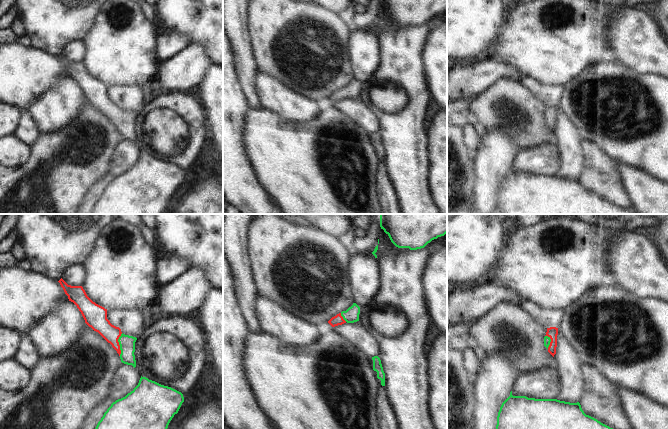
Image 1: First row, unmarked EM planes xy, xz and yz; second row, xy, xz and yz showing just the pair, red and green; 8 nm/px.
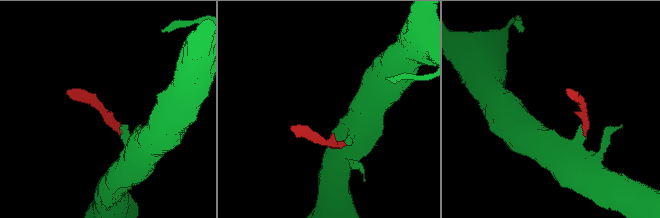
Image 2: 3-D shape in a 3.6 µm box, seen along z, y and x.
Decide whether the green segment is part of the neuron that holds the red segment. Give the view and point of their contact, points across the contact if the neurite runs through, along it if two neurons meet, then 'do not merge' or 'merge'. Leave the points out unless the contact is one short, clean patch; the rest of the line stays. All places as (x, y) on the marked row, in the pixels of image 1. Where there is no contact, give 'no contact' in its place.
meets red in xy at (118, 344); runs through xy (98, 321), (118, 344), (127, 343); merge

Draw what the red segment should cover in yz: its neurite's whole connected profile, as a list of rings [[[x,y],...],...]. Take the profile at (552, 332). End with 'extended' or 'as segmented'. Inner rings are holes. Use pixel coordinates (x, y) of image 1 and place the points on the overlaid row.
[[[550,327],[550,328],[547,328],[547,332],[544,337],[544,346],[548,349],[548,352],[553,357],[556,354],[557,335],[558,335],[558,328]]]; extended

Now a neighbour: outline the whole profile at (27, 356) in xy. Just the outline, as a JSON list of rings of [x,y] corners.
[[[28,336],[22,337],[13,359],[30,371],[38,363],[40,356]]]

